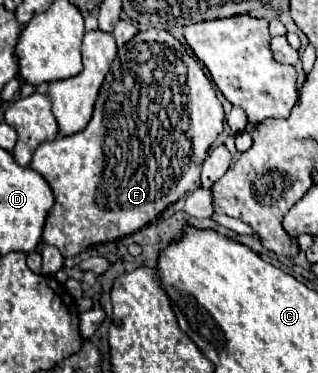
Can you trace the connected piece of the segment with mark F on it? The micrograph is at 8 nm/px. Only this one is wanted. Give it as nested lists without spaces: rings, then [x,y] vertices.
[[[148,29],[148,31],[136,33],[136,37],[132,37],[132,41],[128,41],[128,45],[124,45],[118,51],[118,55],[116,55],[102,87],[100,87],[96,107],[94,107],[94,115],[92,115],[90,123],[86,125],[86,129],[82,129],[74,135],[58,135],[56,139],[46,141],[44,145],[40,145],[40,149],[36,149],[34,157],[32,157],[30,167],[36,169],[48,181],[48,185],[54,191],[54,199],[56,199],[54,209],[50,211],[48,221],[44,225],[44,243],[58,247],[62,257],[74,257],[74,255],[86,251],[88,247],[108,243],[108,241],[116,241],[120,237],[126,237],[126,235],[136,233],[142,227],[150,225],[152,221],[158,219],[158,215],[164,209],[168,209],[172,203],[176,203],[180,197],[184,197],[188,191],[192,191],[200,183],[202,161],[208,155],[208,149],[212,147],[212,143],[222,133],[222,129],[224,129],[224,109],[222,109],[222,103],[216,97],[216,89],[206,79],[206,75],[204,75],[202,67],[196,63],[196,59],[182,47],[182,43],[164,29]]]

